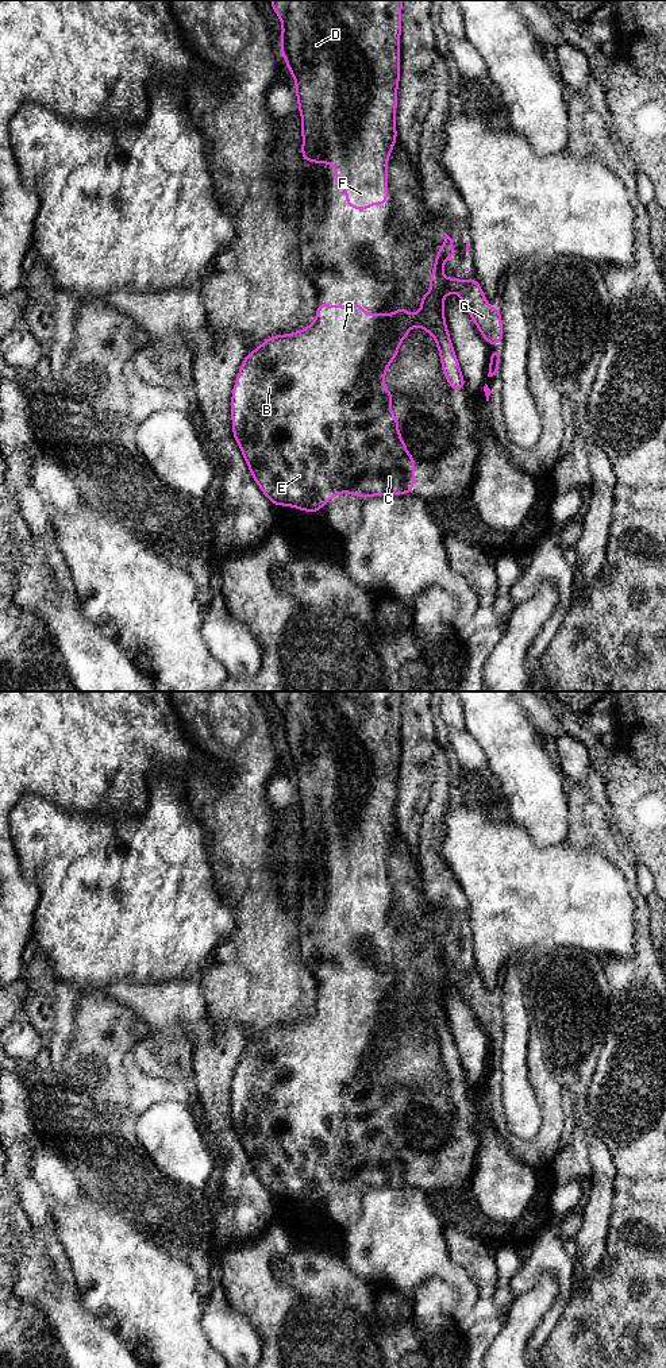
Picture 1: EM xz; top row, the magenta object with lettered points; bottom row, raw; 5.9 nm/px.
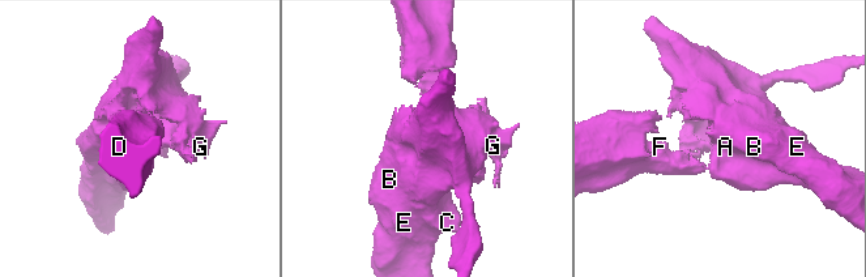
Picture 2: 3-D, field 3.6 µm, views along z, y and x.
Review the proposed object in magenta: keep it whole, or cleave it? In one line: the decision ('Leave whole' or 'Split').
Leave whole

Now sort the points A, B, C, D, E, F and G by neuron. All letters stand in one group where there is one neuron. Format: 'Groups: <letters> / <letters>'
Groups: A B C D E F G

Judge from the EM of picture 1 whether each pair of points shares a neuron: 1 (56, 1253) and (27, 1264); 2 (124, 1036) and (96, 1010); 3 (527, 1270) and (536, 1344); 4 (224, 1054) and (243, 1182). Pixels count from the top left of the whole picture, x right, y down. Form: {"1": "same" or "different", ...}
{"1": "different", "2": "same", "3": "same", "4": "same"}

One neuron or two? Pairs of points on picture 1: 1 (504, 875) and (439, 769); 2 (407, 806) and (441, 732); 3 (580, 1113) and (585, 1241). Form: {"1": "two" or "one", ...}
{"1": "two", "2": "two", "3": "one"}

